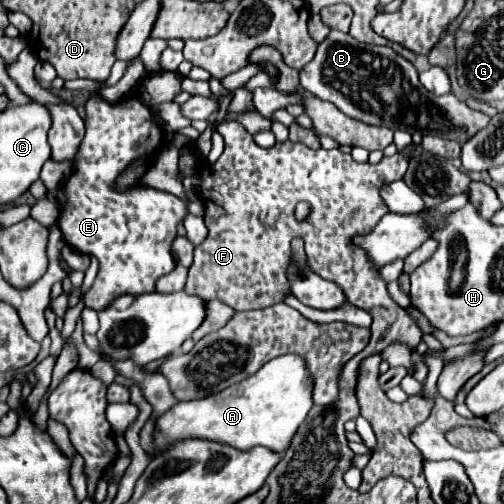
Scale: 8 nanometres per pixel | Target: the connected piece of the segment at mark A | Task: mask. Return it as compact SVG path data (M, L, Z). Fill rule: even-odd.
M278 356L266 362L256 374L214 396L178 402L178 406L168 410L158 420L156 448L162 450L168 442L196 436L230 444L238 450L266 446L274 452L284 452L312 408L312 388L312 376L300 356Z

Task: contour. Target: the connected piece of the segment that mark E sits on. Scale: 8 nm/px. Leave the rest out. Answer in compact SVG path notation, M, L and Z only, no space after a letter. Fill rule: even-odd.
M94 94L86 102L86 136L76 154L76 168L64 186L68 202L58 218L66 242L82 254L96 256L100 262L94 286L84 296L86 308L98 312L106 310L110 300L118 296L146 294L154 290L160 276L176 266L170 246L176 238L176 226L186 216L188 202L144 186L136 186L128 194L114 192L118 174L132 160L156 152L162 136L162 126L138 98L110 104Z

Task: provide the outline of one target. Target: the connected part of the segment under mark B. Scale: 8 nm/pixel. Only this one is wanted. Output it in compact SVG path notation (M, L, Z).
M332 30L326 36L318 46L314 60L300 70L300 84L316 98L332 102L346 116L366 122L368 126L386 126L394 132L406 130L410 134L436 134L466 142L490 122L490 116L472 110L454 94L430 94L420 84L416 68L390 46L364 44L338 30Z

